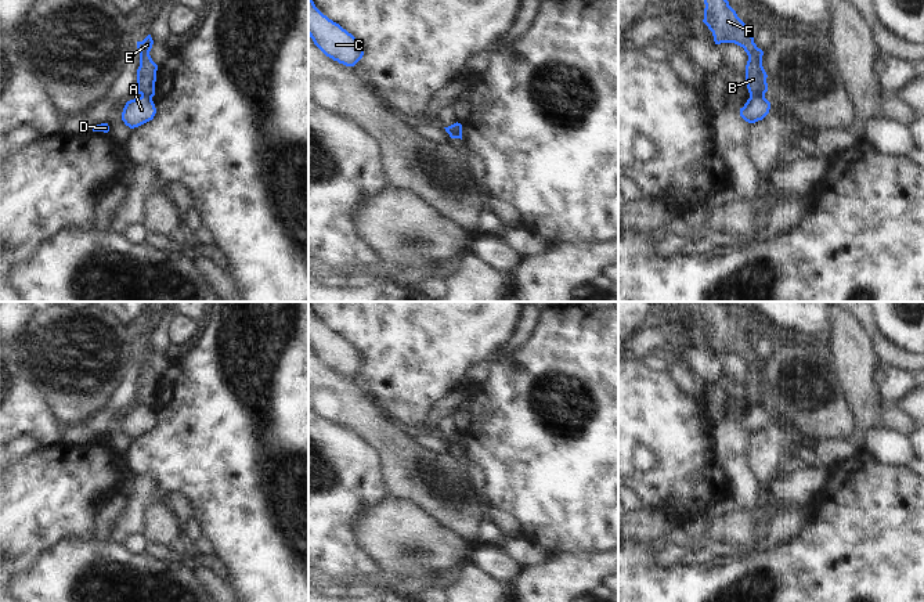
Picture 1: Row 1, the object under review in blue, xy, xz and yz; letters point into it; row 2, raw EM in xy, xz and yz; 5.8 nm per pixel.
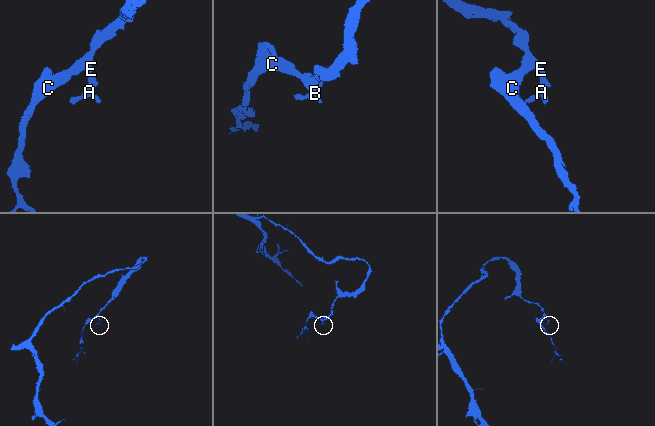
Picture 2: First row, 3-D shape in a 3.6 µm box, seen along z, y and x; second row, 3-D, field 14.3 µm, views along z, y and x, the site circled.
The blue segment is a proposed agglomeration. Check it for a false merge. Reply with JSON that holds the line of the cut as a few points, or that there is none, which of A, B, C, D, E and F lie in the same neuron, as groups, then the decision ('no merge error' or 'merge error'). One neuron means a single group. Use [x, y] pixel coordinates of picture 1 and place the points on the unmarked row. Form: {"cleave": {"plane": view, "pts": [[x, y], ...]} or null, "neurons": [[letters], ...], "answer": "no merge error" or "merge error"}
{"cleave": {"plane": "yz", "pts": [[764, 404], [750, 407]]}, "neurons": [["A", "D"], ["B", "C", "E", "F"]], "answer": "merge error"}

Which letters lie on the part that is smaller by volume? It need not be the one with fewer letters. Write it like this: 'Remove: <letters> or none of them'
Remove: A, D

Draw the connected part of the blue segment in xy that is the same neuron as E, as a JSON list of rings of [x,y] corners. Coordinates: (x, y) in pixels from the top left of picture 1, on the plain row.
[[[148,345],[142,352],[137,352],[137,358],[140,363],[140,376],[137,379],[137,403],[145,407],[155,405],[155,392],[158,375],[152,371],[149,361],[152,358],[154,350]]]

